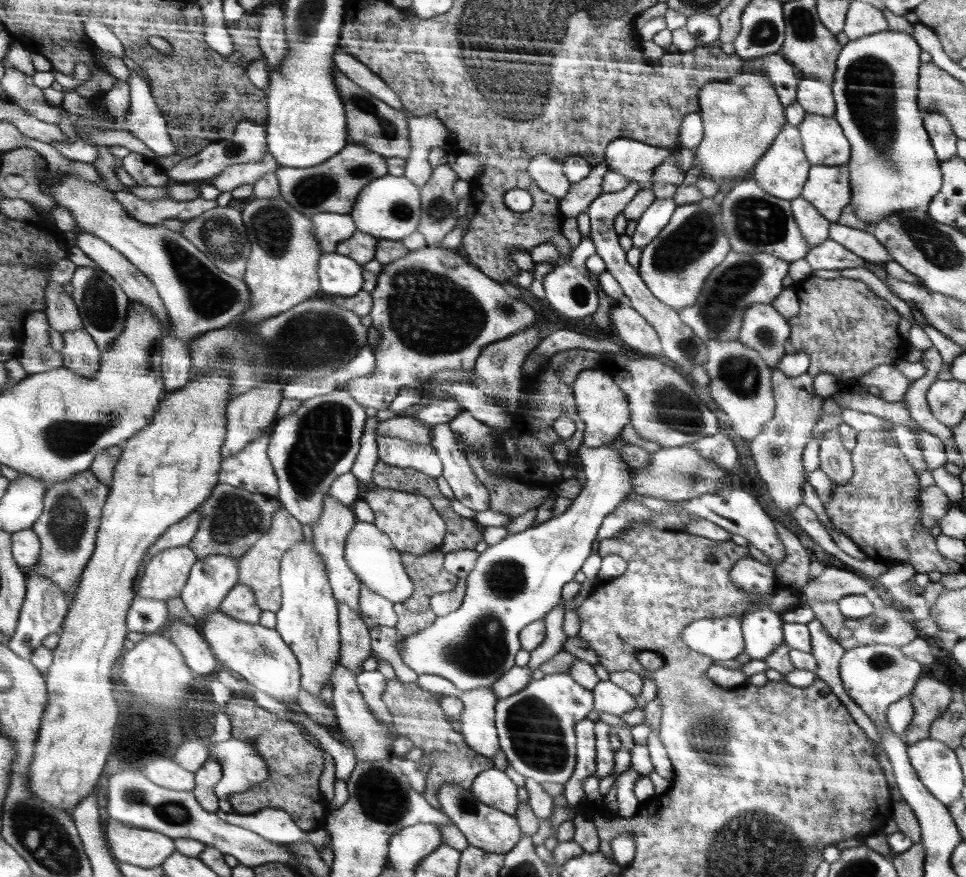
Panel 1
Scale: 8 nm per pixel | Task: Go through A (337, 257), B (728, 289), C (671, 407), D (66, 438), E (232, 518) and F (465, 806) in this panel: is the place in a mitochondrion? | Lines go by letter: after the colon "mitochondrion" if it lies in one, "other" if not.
A: other
B: mitochondrion
C: mitochondrion
D: mitochondrion
E: mitochondrion
F: mitochondrion

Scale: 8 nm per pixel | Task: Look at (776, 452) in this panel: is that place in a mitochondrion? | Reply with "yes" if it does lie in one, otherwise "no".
yes

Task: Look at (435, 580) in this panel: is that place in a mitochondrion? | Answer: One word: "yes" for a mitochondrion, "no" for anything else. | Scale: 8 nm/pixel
no

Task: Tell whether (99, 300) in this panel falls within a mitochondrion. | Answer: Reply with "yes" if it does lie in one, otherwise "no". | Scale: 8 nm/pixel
yes

